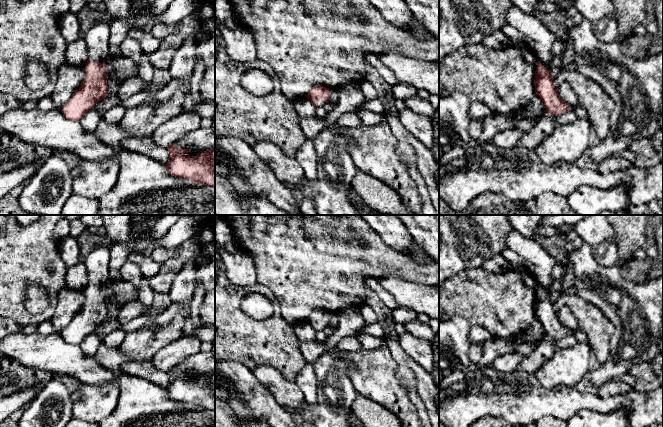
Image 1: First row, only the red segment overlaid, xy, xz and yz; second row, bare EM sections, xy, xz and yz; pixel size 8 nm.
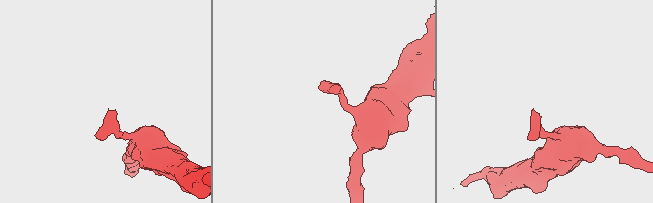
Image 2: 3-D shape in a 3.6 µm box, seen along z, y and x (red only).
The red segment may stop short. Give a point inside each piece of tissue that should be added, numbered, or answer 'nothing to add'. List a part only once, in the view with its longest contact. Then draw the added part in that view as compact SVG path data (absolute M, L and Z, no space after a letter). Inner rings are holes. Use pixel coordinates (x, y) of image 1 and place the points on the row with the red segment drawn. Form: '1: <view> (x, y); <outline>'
1: xy (97, 38); M98 22L84 35L90 60L106 64L110 47L109 36L110 22Z

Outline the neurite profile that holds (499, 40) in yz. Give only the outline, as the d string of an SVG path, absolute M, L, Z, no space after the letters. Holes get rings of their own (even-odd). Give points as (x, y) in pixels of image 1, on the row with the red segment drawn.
M497 31L491 36L485 37L482 40L482 44L493 49L504 49L512 45L509 37L507 37L502 31Z

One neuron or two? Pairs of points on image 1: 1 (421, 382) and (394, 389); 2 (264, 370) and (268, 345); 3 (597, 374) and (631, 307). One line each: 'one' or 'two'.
1: two
2: two
3: one

